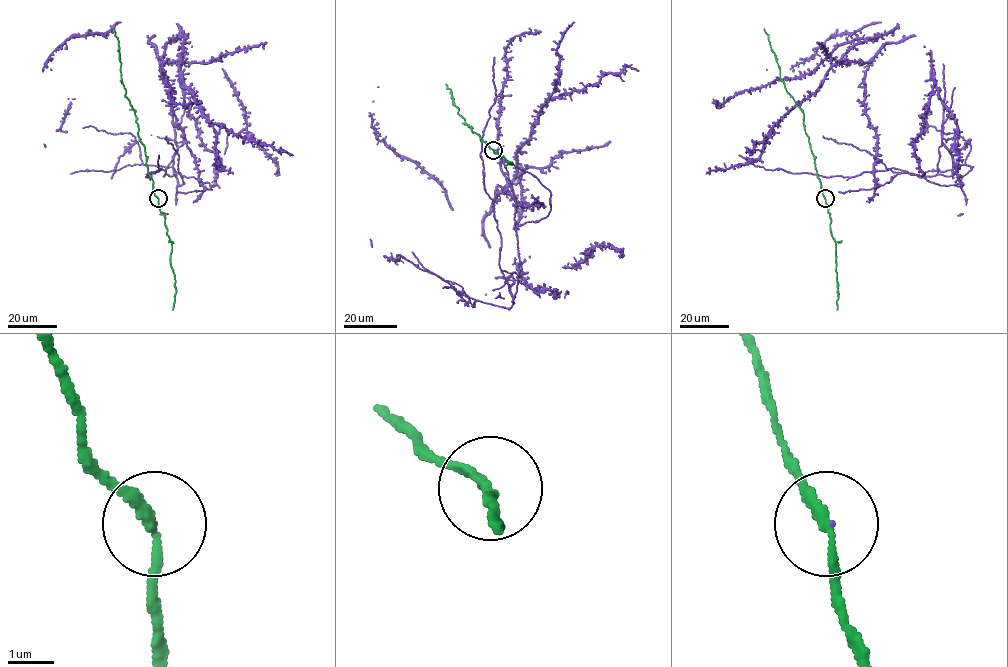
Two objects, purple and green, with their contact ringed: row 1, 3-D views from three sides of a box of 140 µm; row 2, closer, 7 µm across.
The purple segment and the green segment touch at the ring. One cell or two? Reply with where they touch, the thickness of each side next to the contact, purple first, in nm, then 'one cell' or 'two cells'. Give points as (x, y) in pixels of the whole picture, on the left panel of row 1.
at (158, 198); 20 nm thick on the purple side, 200 nm on the other; two cells

